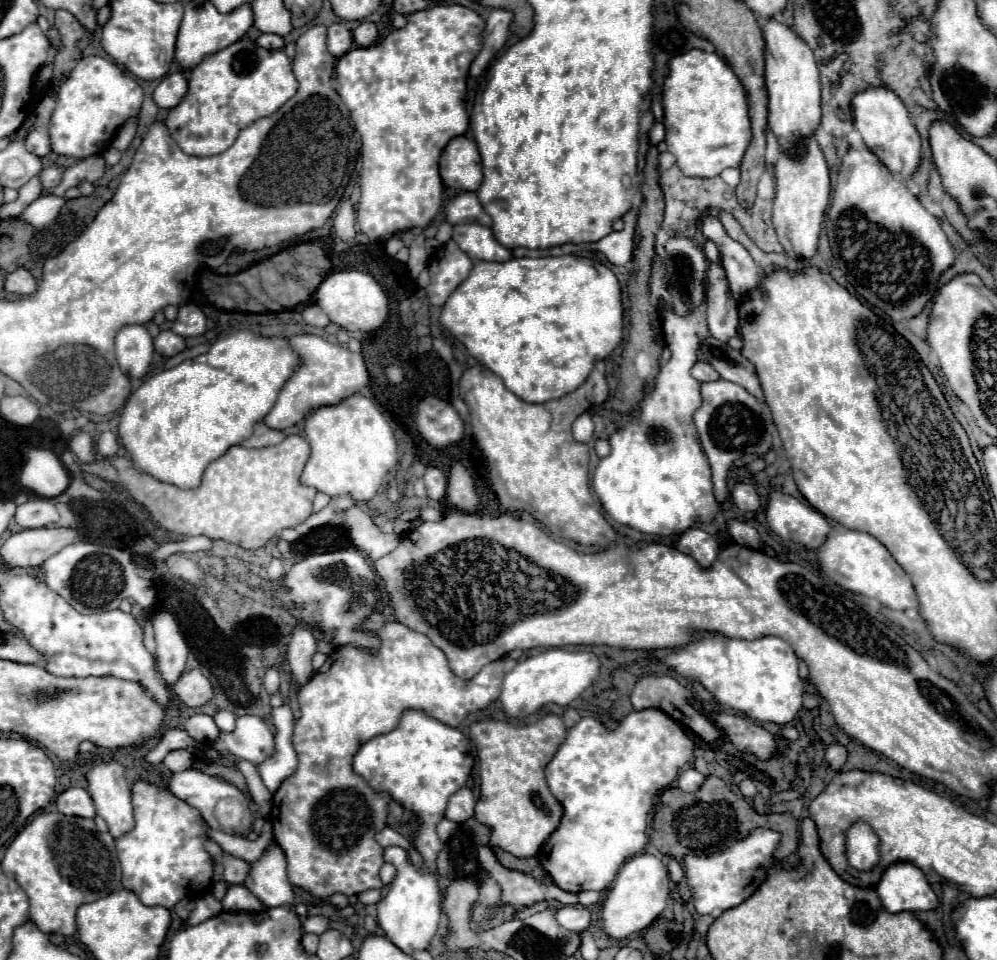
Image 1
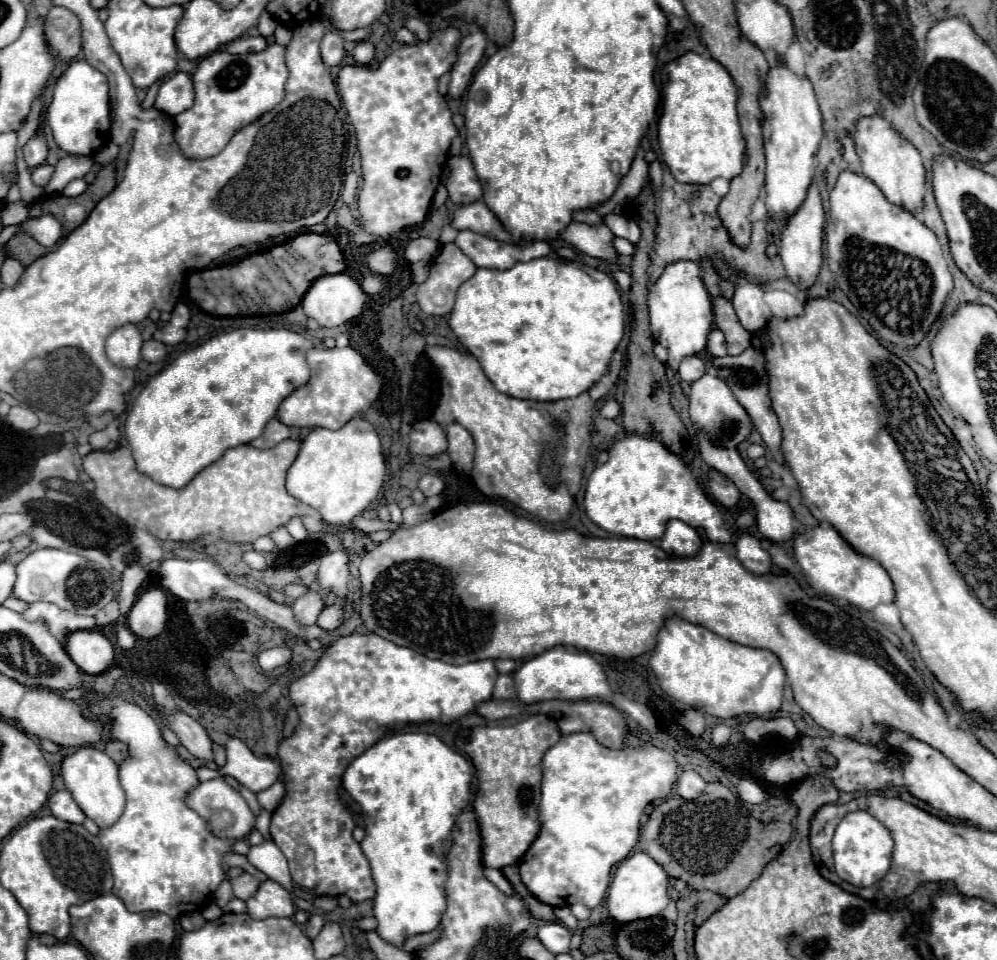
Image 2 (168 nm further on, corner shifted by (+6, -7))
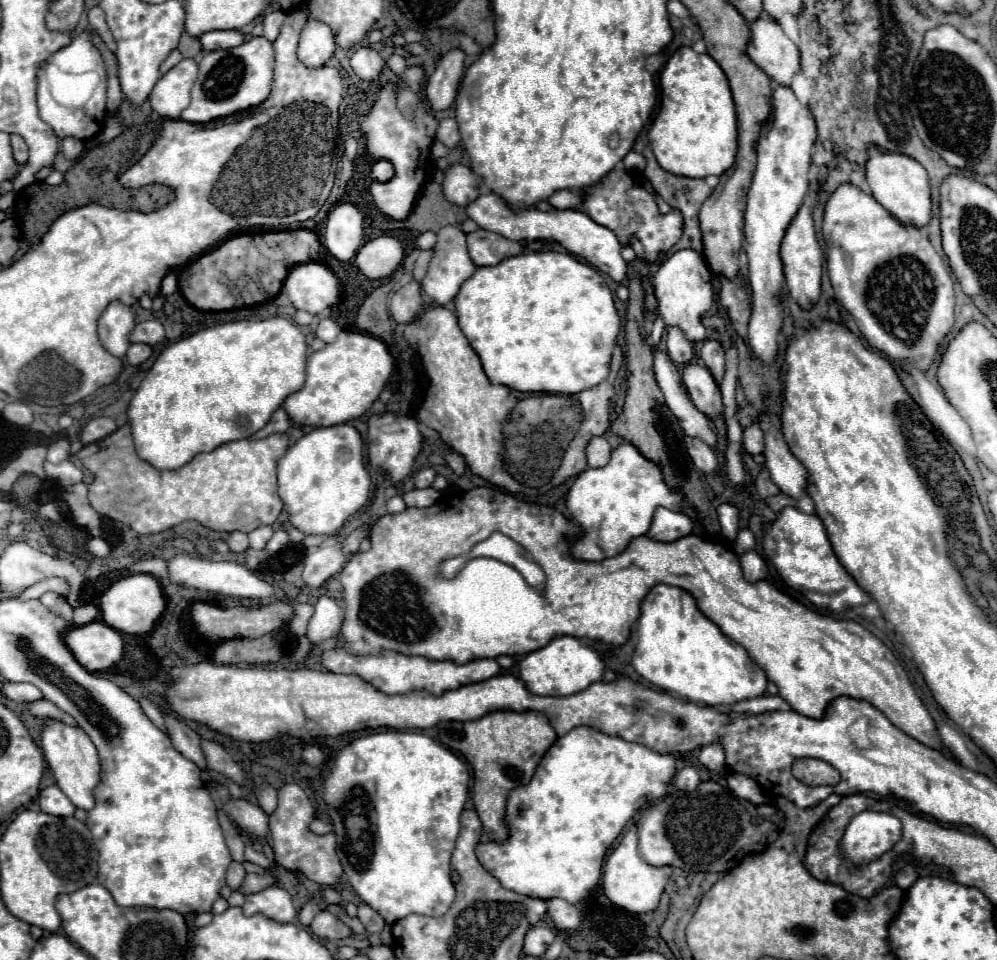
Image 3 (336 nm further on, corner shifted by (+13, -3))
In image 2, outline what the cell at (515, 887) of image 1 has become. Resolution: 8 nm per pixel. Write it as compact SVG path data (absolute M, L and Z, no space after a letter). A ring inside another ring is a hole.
M485 867L485 869L483 869L483 873L485 873L485 877L487 877L493 885L497 885L505 895L509 895L509 897L513 897L513 895L515 895L515 889L511 887L511 883L503 877L503 873L501 873L499 869L489 869L489 867Z

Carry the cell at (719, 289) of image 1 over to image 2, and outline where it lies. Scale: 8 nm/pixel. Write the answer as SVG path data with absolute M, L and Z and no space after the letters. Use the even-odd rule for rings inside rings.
M713 327L709 337L707 337L707 351L711 355L727 355L725 351L725 335L719 327Z

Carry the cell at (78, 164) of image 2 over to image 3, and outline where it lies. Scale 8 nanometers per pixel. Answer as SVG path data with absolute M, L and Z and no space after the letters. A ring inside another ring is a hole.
M66 137L66 139L62 139L62 151L64 151L66 159L78 159L84 149L86 149L86 147L84 147L84 141L80 141L80 139L76 139L76 137Z

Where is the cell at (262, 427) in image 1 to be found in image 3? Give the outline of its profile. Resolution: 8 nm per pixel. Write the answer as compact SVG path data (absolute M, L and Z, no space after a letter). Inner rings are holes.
M280 407L280 409L272 415L272 419L268 421L268 425L262 427L254 437L256 437L256 439L264 439L264 437L268 437L268 435L272 435L272 433L286 433L288 427L290 427L288 421L290 421L290 417L288 417L286 411Z

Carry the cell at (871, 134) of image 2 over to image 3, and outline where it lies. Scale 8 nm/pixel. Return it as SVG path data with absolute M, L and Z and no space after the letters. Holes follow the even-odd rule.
M872 147L868 151L866 179L870 185L872 197L896 219L900 219L900 223L914 225L914 227L924 227L930 223L932 219L930 183L928 183L928 173L924 171L924 167L920 167L920 163L916 163L914 159L908 159L906 155L888 153L888 151L880 151L878 147Z

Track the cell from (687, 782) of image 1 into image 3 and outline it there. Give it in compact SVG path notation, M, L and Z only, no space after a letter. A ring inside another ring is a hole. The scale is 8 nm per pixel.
M684 767L676 773L674 777L674 785L682 791L694 791L698 785L700 785L700 777L698 777L698 771L694 767Z

